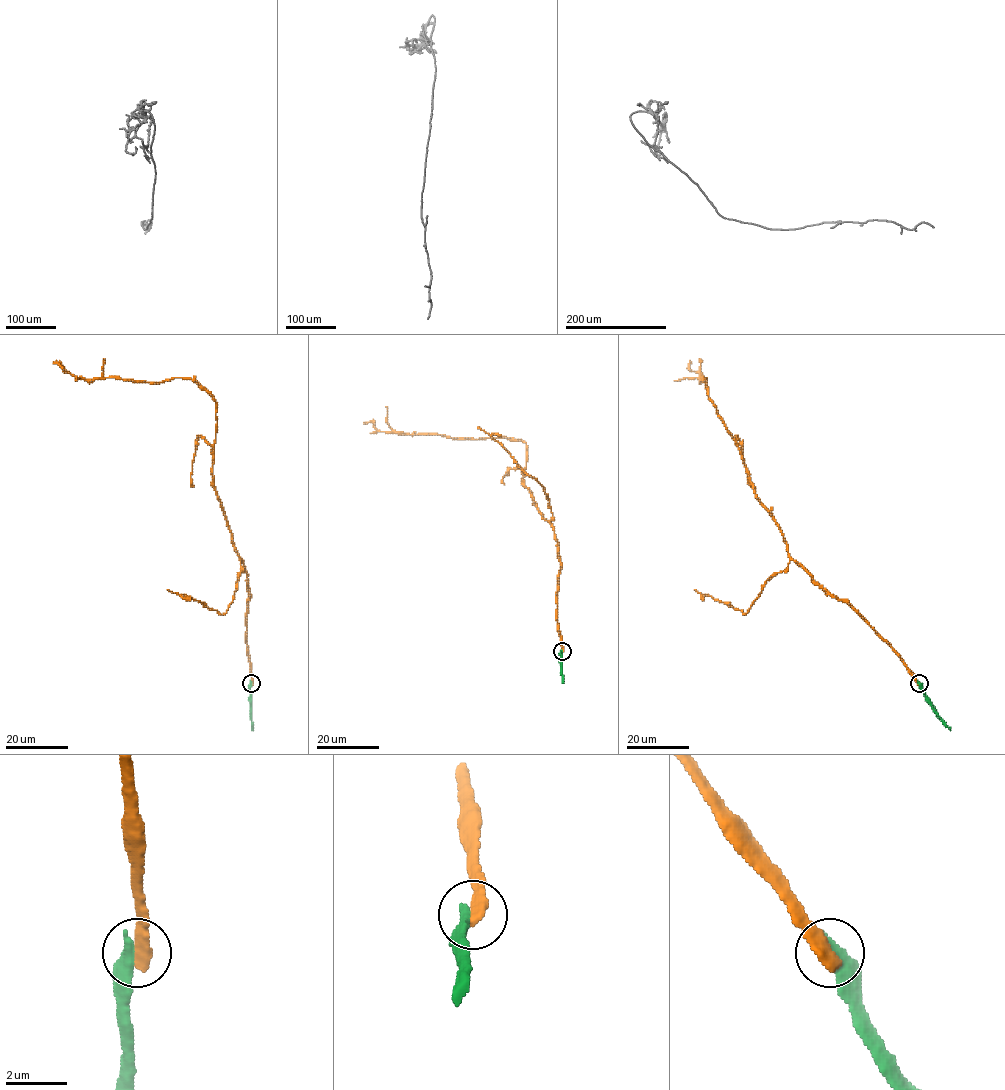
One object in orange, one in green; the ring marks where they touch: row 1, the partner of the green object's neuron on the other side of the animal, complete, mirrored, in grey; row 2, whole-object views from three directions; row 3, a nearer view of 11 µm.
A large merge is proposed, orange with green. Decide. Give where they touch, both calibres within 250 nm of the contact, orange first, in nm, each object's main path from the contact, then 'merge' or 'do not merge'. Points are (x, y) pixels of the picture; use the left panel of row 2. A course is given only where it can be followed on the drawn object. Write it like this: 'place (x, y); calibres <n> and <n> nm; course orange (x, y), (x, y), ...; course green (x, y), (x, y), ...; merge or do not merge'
place (251, 683); calibres 480 and 500 nm; course orange (251, 683), (247, 574), (213, 482), (216, 400), (191, 379), (84, 379), (53, 362); course green (251, 683), (253, 730); do not merge

